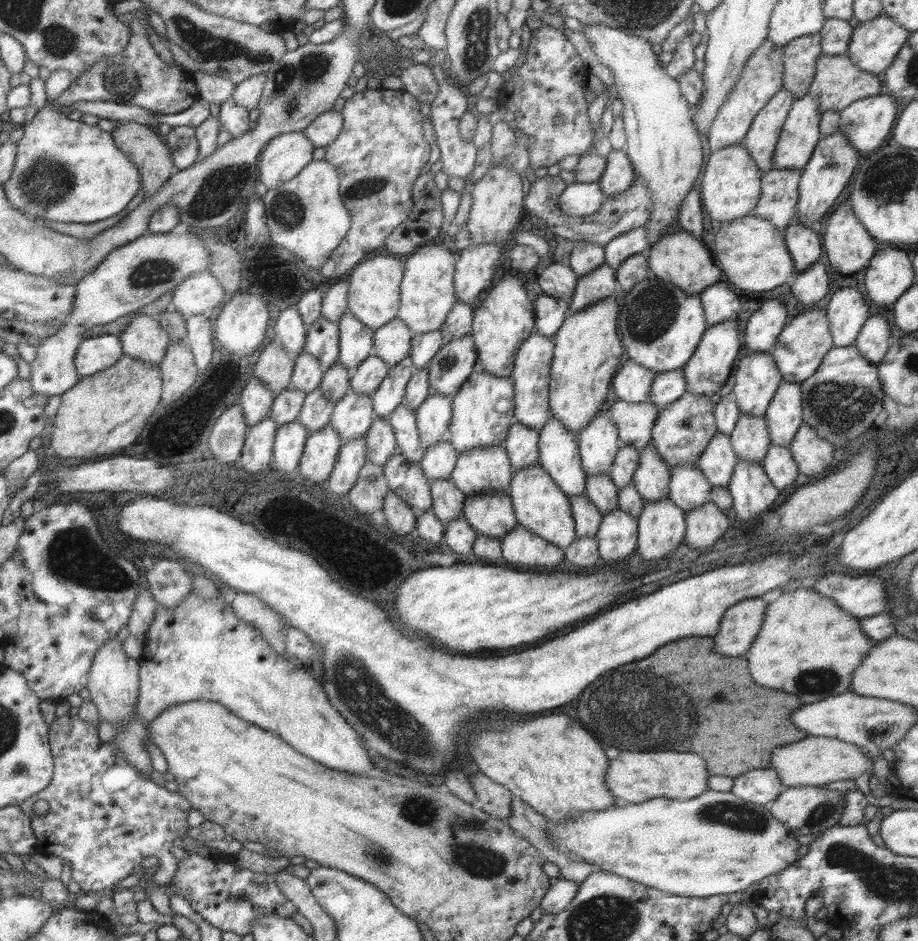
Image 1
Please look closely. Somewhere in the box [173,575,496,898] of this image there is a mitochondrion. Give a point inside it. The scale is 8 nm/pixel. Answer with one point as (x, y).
(361, 692)

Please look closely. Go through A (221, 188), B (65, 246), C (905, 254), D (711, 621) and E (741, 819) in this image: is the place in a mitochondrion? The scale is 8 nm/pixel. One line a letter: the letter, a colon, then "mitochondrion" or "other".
A: mitochondrion
B: other
C: other
D: other
E: mitochondrion

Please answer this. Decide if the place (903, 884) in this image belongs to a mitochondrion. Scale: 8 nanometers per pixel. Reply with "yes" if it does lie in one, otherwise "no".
yes

